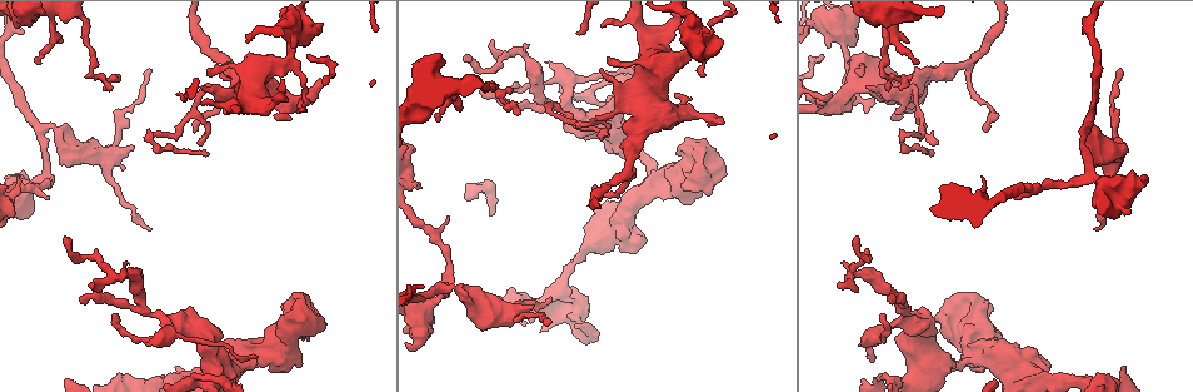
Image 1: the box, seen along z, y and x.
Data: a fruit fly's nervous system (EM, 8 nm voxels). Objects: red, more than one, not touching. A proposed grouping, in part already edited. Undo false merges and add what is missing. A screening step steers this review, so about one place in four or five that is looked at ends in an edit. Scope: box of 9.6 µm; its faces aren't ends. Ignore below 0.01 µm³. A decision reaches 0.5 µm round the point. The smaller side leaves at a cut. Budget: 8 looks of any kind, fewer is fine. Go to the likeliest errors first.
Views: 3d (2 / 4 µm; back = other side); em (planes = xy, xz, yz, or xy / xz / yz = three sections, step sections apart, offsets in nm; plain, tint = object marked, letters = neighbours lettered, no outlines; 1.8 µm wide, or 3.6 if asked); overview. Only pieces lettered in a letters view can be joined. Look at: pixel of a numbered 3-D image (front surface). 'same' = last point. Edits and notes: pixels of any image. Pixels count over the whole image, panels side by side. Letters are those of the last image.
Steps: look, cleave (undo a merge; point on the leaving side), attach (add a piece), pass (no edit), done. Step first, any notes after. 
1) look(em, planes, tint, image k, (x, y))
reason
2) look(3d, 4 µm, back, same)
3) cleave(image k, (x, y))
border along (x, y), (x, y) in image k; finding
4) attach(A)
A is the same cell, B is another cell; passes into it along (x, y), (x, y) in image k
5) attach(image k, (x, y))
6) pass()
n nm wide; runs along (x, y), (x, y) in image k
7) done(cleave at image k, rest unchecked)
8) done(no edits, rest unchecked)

look(em, planes, letters, image 1, (887, 300))
branch stops here

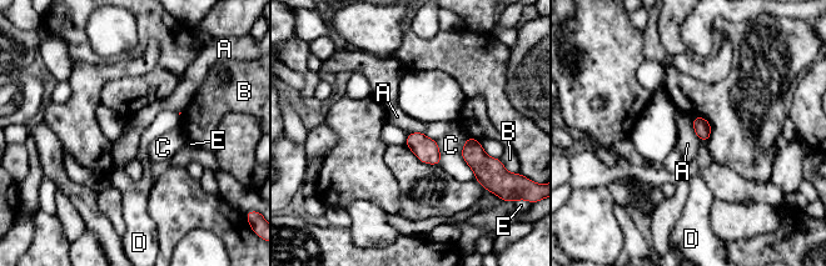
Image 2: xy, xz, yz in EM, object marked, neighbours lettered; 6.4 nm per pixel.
pass()
110 nm wide; A, B, C, D and E are other cells; border along (692, 116), (692, 129), (698, 137) in image 2; none of them fits

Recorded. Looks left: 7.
look(3d, 4 µm, image 1, (269, 64))
two arms at a narrow angle

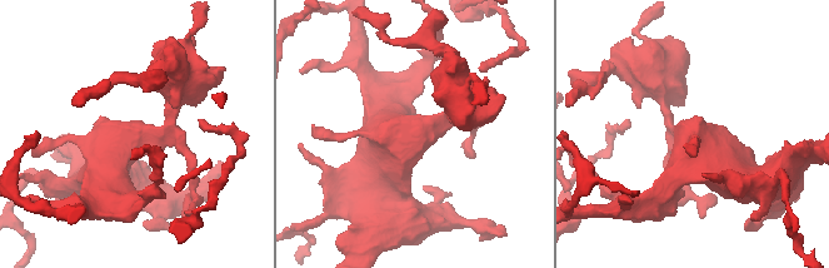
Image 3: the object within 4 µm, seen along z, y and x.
look(em, 3.6 µm, planes, letters, image 3, (135, 138))
need the tissue

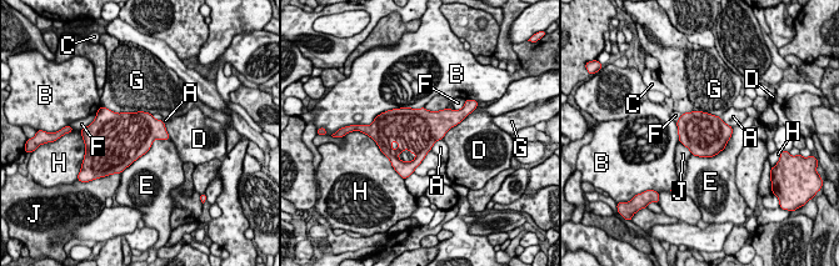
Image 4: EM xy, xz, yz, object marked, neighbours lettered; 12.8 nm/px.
pass()
A, B, C, D, E, F, G, H and J are other cells; border along (733, 128), (717, 154), (692, 155) in image 4; all the same neuron

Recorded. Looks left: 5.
look(3d, 2 µm, image 1, (894, 28))

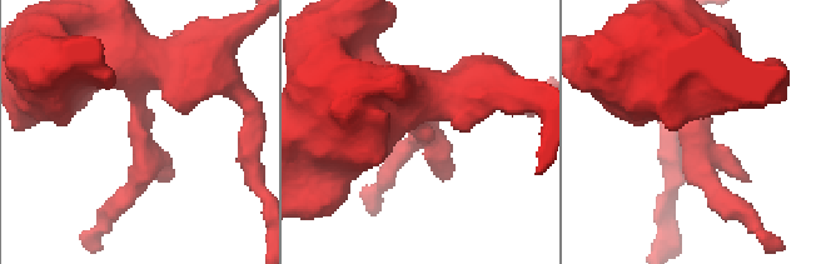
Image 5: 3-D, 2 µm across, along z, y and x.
look(em, xy, step 16, plain, image 5, (422, 126))
now the EM

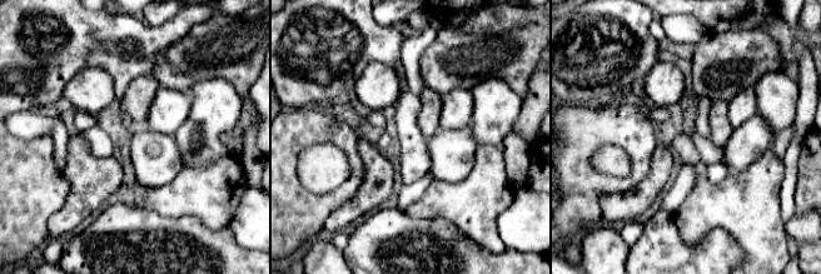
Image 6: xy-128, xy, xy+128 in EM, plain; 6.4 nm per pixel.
look(em, xy, step 16, letters, same)

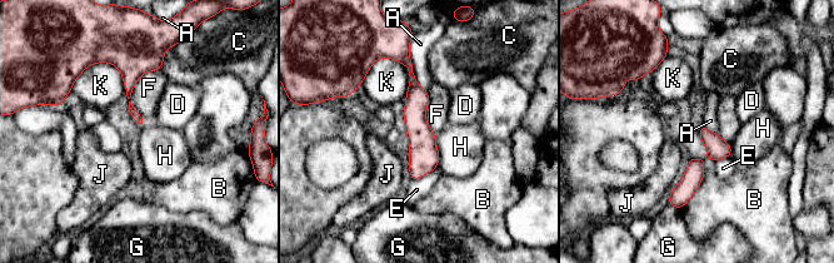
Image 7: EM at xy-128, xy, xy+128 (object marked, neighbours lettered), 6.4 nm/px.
pass()
A, B, C, D, E, F, G, H, J and K are other cells; all the same neuron

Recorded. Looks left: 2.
done(no edits, rest unchecked)

